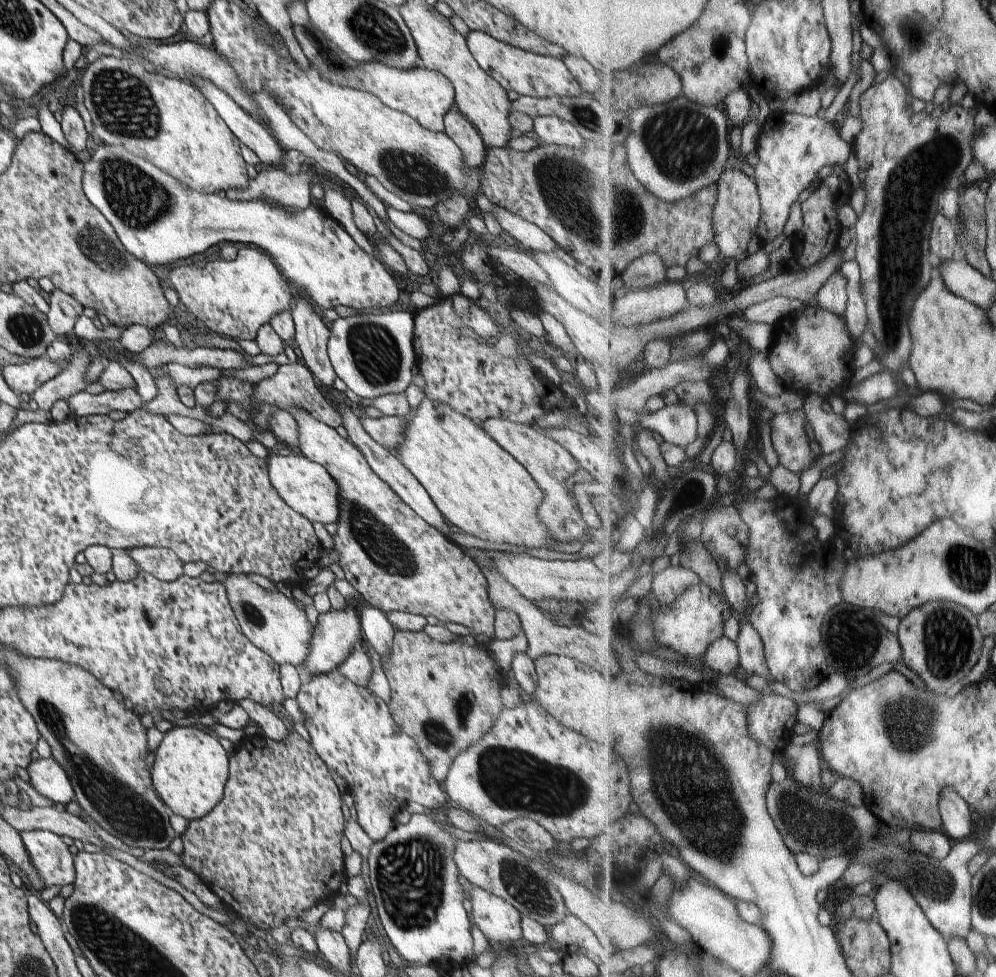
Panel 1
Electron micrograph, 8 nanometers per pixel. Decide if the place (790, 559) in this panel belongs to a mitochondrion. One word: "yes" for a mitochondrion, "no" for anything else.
no

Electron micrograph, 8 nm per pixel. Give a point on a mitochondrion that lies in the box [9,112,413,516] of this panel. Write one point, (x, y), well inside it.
(132, 194)

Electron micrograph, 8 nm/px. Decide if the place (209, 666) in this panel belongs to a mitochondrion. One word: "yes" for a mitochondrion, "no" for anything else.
no

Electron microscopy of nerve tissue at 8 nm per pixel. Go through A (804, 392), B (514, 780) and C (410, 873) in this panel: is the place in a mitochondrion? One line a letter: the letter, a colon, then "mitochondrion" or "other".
A: other
B: mitochondrion
C: mitochondrion

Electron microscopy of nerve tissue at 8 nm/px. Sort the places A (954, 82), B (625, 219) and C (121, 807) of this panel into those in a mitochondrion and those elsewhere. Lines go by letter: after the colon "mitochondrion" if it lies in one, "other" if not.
A: other
B: mitochondrion
C: mitochondrion

